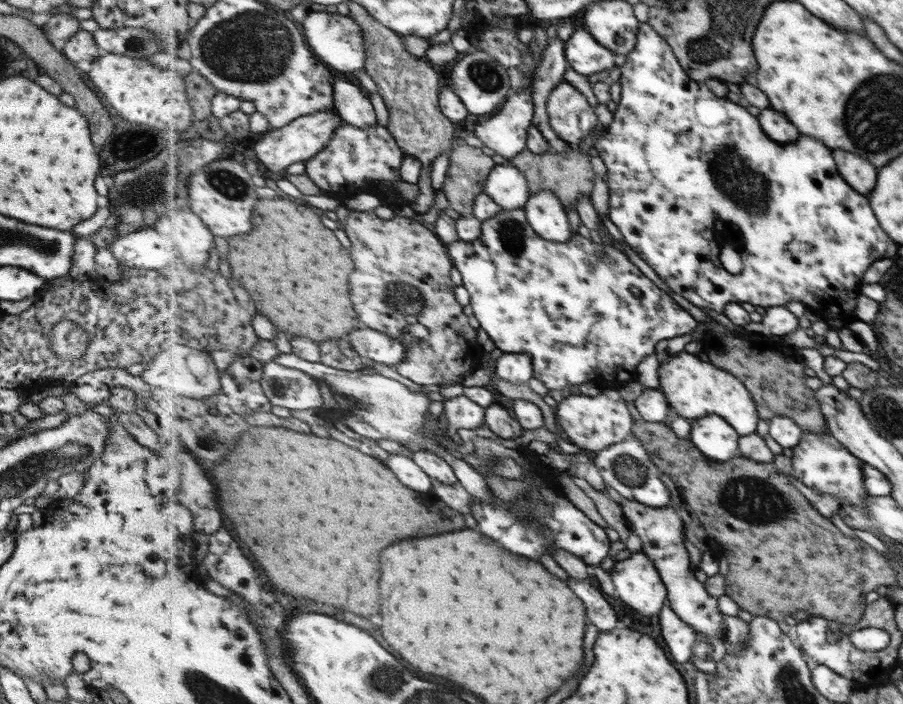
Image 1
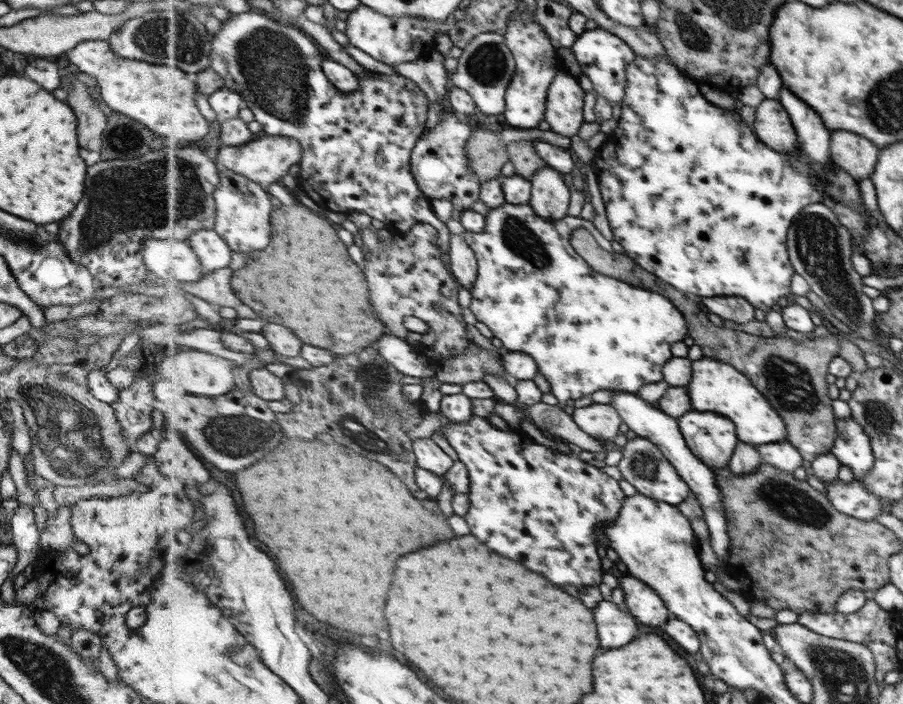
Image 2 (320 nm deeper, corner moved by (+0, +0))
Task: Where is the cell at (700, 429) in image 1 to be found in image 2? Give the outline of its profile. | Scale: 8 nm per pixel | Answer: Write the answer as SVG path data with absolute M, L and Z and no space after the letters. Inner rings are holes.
M691 410L679 418L688 447L711 469L725 469L739 444L735 424L715 412Z

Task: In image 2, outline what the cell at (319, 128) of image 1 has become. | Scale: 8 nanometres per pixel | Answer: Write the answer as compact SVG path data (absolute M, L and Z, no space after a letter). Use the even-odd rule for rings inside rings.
M260 134L252 141L239 146L222 145L216 154L215 161L224 170L243 174L269 190L269 184L279 182L291 166L299 165L303 156L303 147L299 140L289 136Z

